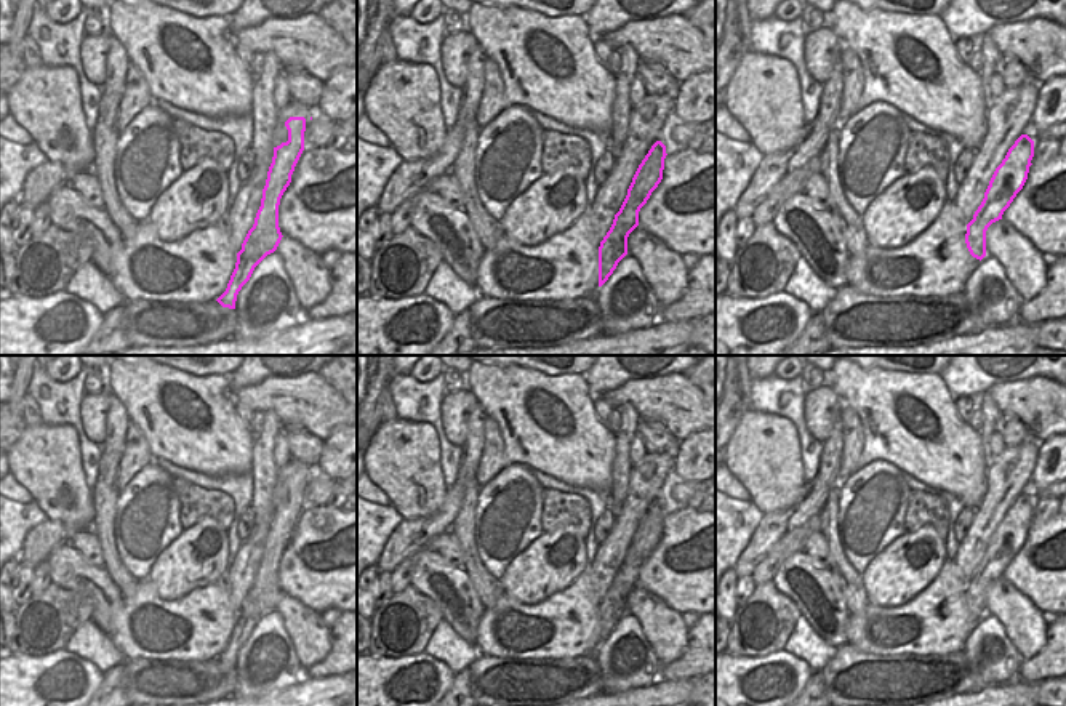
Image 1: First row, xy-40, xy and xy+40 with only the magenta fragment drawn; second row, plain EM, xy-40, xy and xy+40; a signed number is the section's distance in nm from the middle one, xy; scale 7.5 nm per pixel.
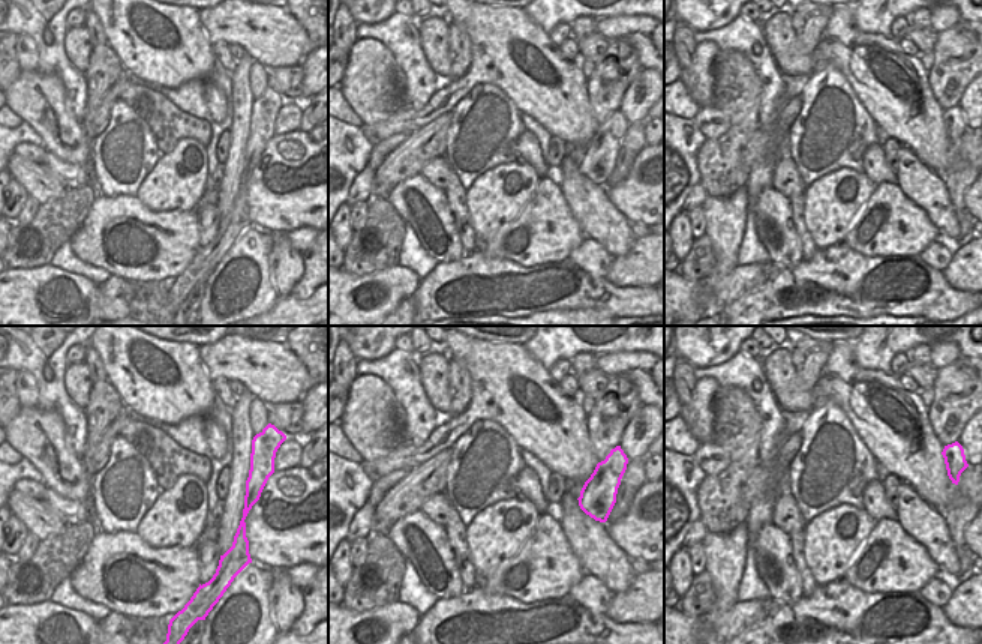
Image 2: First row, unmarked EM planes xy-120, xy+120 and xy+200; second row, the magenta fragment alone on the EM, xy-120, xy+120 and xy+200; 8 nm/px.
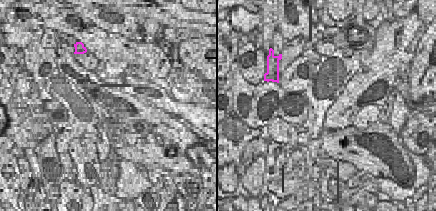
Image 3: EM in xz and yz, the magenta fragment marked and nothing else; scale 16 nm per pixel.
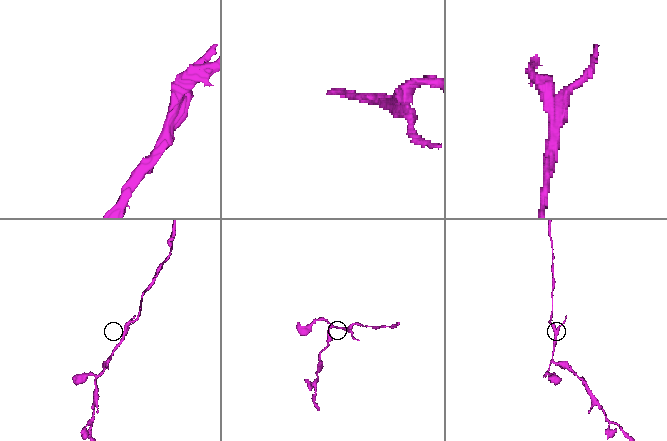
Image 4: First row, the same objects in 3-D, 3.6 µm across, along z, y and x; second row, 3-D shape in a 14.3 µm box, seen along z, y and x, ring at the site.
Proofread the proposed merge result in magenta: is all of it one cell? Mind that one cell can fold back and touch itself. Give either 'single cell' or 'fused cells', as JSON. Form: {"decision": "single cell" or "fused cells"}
{"decision": "fused cells"}

